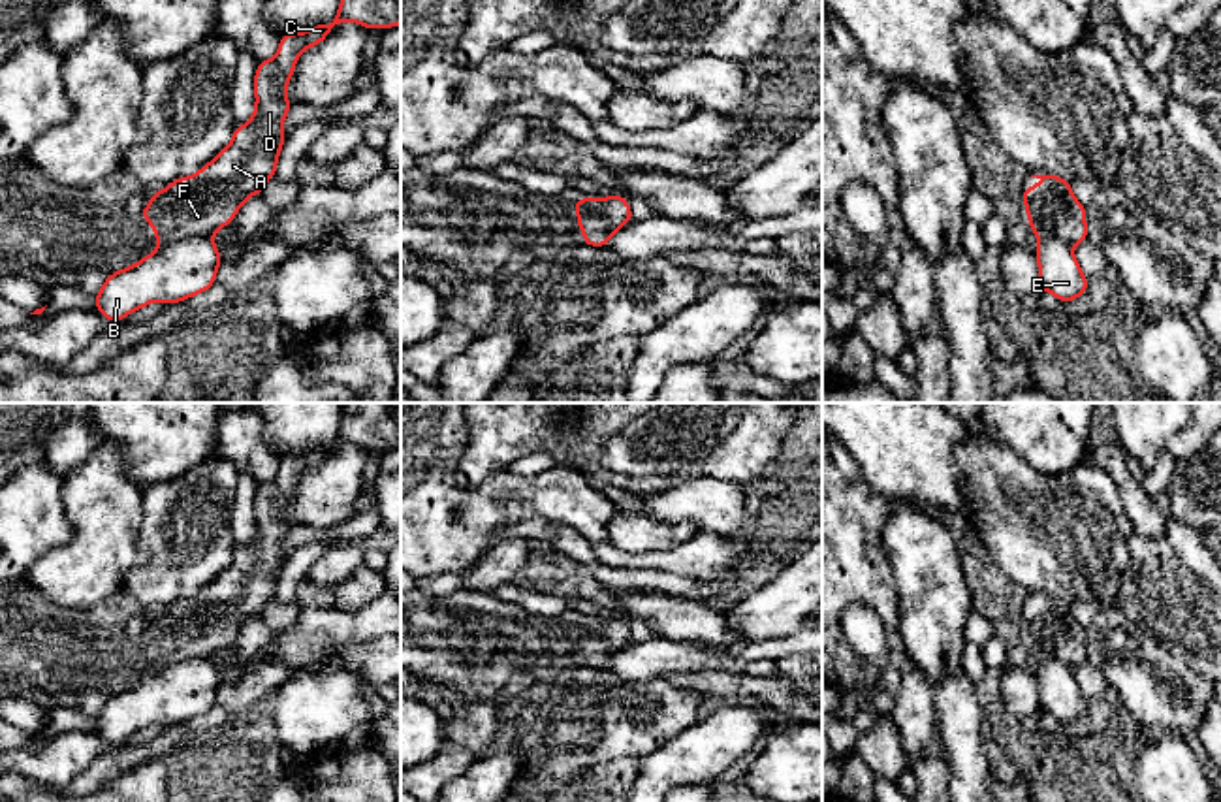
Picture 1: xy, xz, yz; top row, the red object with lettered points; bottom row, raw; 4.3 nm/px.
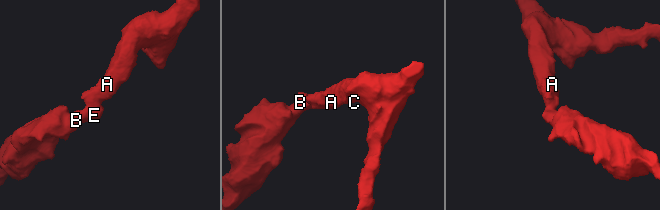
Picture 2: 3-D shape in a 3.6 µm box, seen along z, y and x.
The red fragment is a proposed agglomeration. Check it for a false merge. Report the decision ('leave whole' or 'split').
split

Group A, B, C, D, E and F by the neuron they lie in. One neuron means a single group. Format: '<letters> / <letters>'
A C D F / B E

